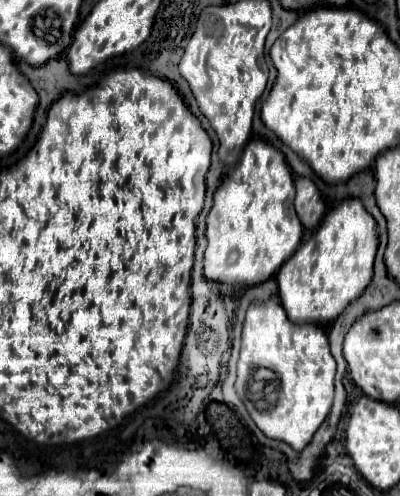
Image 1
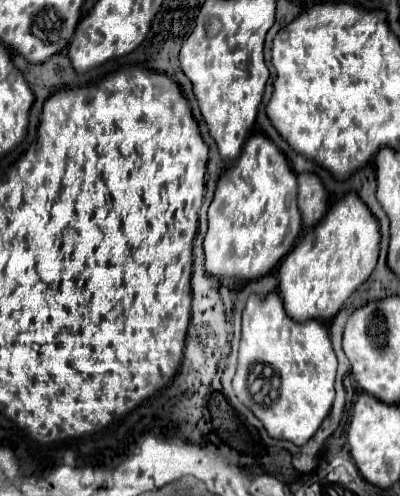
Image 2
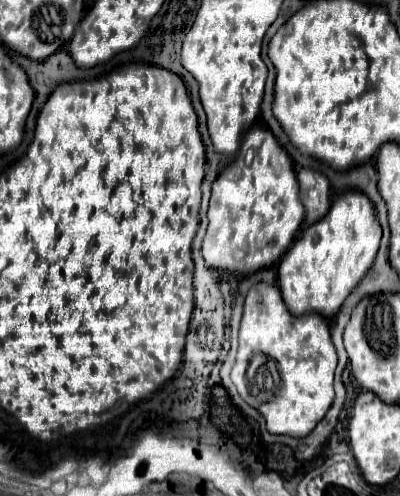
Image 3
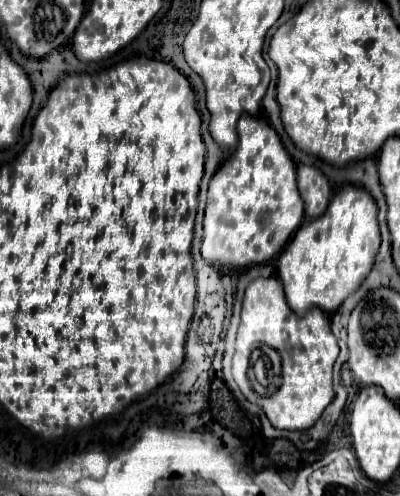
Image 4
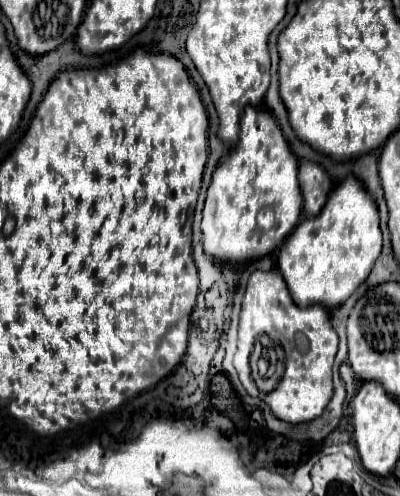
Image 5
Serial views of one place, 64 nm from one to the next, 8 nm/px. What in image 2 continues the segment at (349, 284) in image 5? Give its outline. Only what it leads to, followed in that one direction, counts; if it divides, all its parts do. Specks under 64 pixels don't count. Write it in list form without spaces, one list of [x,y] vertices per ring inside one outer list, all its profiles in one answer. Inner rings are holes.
[[[354,194],[334,204],[324,220],[312,228],[278,268],[278,294],[292,320],[330,322],[350,294],[368,280],[378,260],[380,226],[368,206]]]

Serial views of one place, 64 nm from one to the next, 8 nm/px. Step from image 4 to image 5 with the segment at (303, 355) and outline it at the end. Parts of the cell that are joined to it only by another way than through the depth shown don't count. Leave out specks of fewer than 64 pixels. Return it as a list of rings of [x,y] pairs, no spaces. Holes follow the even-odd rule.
[[[278,270],[270,272],[254,272],[248,280],[246,294],[242,300],[242,312],[240,312],[240,328],[238,328],[238,350],[234,356],[234,368],[238,372],[238,378],[246,392],[254,398],[262,398],[274,418],[288,422],[288,424],[304,424],[314,418],[318,418],[326,404],[332,398],[332,362],[338,352],[338,336],[332,330],[330,314],[326,308],[314,304],[308,308],[298,308],[288,288],[280,276]],[[262,336],[270,336],[272,340],[278,340],[278,344],[284,348],[284,378],[276,386],[274,392],[262,394],[258,392],[252,376],[250,376],[250,352],[254,348],[254,342]]]

